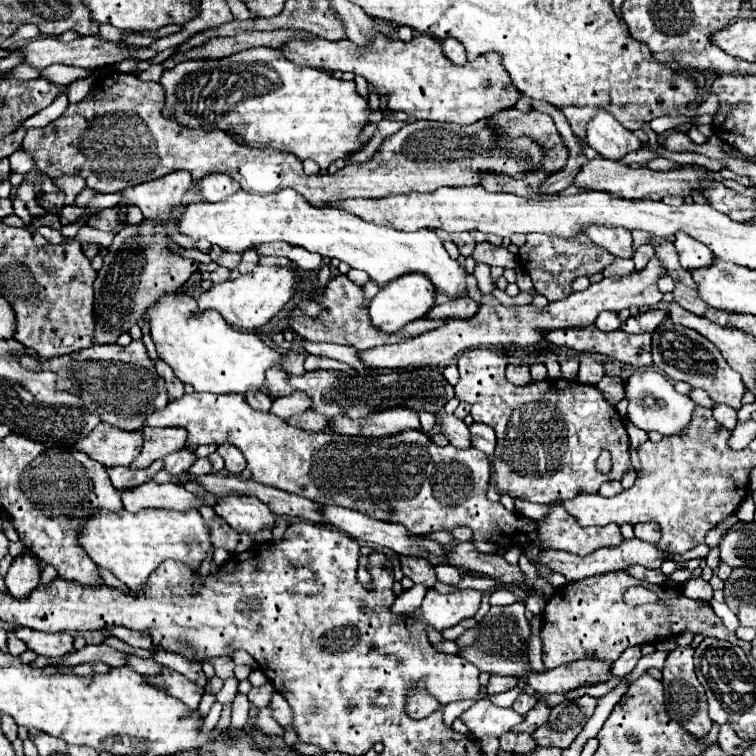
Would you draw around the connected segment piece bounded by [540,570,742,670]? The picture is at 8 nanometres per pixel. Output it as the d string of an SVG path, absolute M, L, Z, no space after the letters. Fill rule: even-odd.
M624 570L616 574L602 574L564 584L548 600L542 612L542 622L542 662L548 670L576 662L578 658L602 658L602 662L616 662L620 654L630 646L664 642L682 632L712 636L742 646L742 640L738 640L736 634L722 624L722 620L714 614L710 604L686 598L680 588L652 586L646 580L636 580ZM636 584L652 588L652 592L656 592L658 598L662 598L662 602L628 606L624 602L624 592L626 588Z

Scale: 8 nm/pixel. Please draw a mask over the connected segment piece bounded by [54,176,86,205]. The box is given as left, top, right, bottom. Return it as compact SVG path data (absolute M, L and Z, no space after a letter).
M62 176L62 178L54 180L54 183L66 195L65 205L72 204L77 194L86 187L85 180L79 176Z

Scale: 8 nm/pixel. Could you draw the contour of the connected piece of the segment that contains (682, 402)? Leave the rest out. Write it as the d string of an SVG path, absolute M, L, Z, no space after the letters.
M638 368L626 382L626 394L630 398L628 420L646 432L656 430L662 436L682 434L696 410L696 402L690 396L676 392L672 382L656 368Z

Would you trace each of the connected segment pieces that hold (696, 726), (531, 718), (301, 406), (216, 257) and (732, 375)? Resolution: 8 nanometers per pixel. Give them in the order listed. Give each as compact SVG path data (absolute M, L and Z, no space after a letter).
M678 646L676 650L672 650L666 658L664 664L664 690L666 690L666 710L668 714L682 726L686 728L688 734L692 734L694 738L702 738L710 732L712 728L712 720L708 716L708 702L706 702L706 692L702 690L702 684L696 680L694 674L694 662L692 662L692 654L694 648L692 646Z
M538 700L538 706L534 706L526 716L524 716L524 722L518 724L514 728L514 732L534 732L538 726L542 726L546 722L546 718L550 718L550 704L544 702L544 700Z
M296 392L296 394L290 394L290 396L274 400L270 412L276 414L278 418L282 418L282 420L288 420L290 416L302 414L308 408L310 408L310 398L306 394L298 394Z
M214 246L214 248L210 250L210 258L212 258L214 262L218 262L220 266L226 266L226 268L236 268L236 266L240 264L240 254L222 250L222 248L218 248L218 246Z
M666 320L662 326L658 326L658 330L652 332L652 358L654 366L662 370L670 380L684 380L692 388L702 388L714 402L728 404L736 410L742 406L742 396L746 392L742 378L728 366L720 350L714 348L714 344L696 330Z

